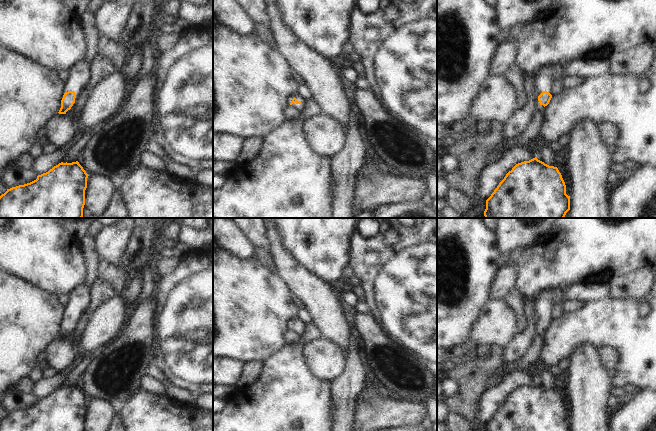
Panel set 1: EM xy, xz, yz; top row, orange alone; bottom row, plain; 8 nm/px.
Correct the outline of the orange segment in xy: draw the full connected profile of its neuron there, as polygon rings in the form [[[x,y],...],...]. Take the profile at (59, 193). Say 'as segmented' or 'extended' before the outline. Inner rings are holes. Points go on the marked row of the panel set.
as segmented | [[[78,161],[59,163],[37,179],[0,196],[0,218],[82,218],[88,174]]]

